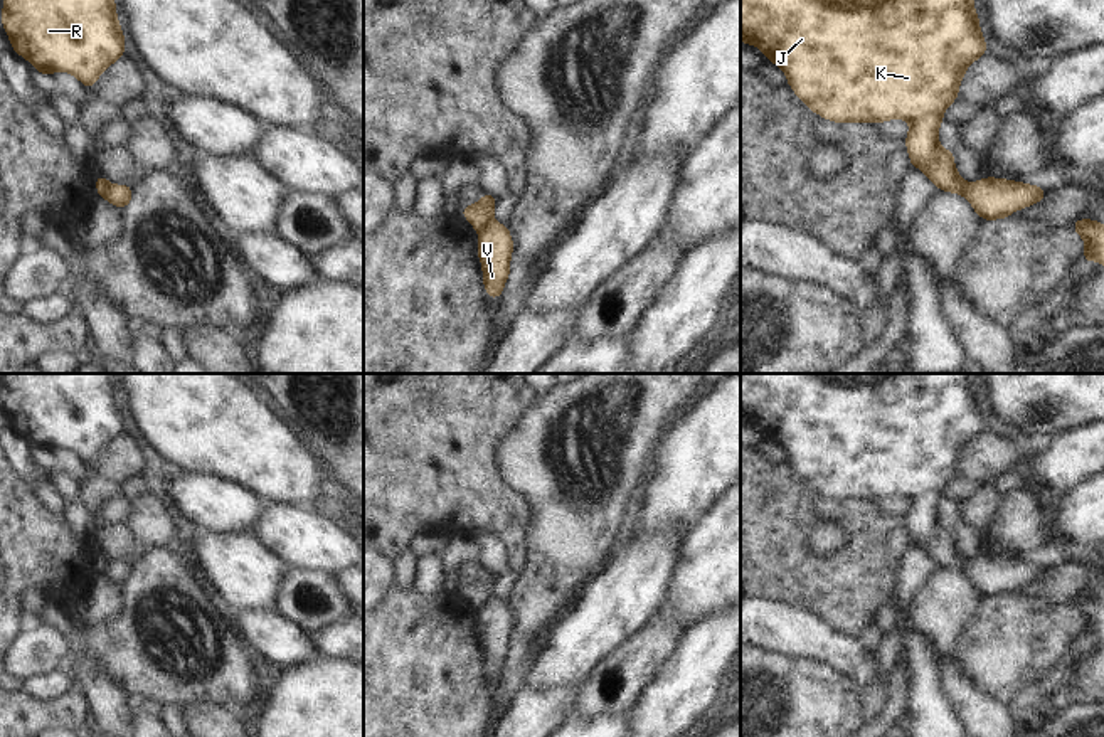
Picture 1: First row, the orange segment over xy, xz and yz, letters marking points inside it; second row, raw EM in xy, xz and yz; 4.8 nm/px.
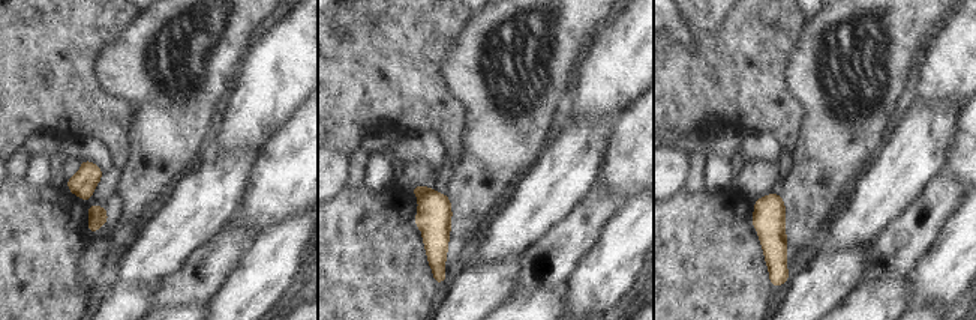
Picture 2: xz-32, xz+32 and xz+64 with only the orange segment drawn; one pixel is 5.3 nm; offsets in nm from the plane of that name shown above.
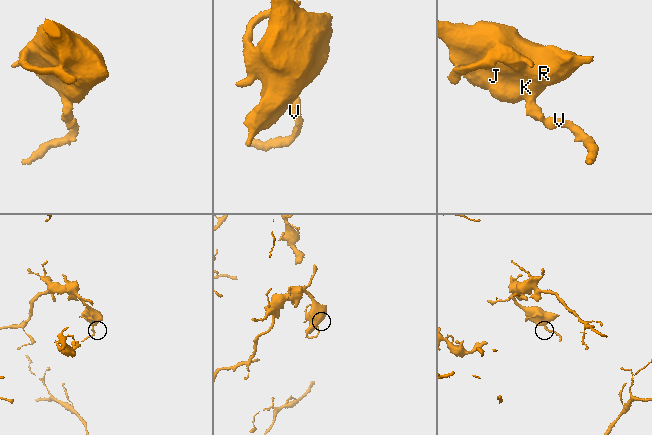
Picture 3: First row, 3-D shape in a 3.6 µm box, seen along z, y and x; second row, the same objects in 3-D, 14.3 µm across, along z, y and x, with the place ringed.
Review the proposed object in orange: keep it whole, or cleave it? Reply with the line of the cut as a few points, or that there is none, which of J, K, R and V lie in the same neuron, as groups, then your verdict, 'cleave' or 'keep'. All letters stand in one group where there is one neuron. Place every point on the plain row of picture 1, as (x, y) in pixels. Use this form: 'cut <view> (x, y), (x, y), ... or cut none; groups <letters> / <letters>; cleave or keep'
cut xy (111, 562), (101, 574); groups J K R / V; cleave

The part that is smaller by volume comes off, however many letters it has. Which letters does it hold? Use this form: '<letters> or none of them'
V

